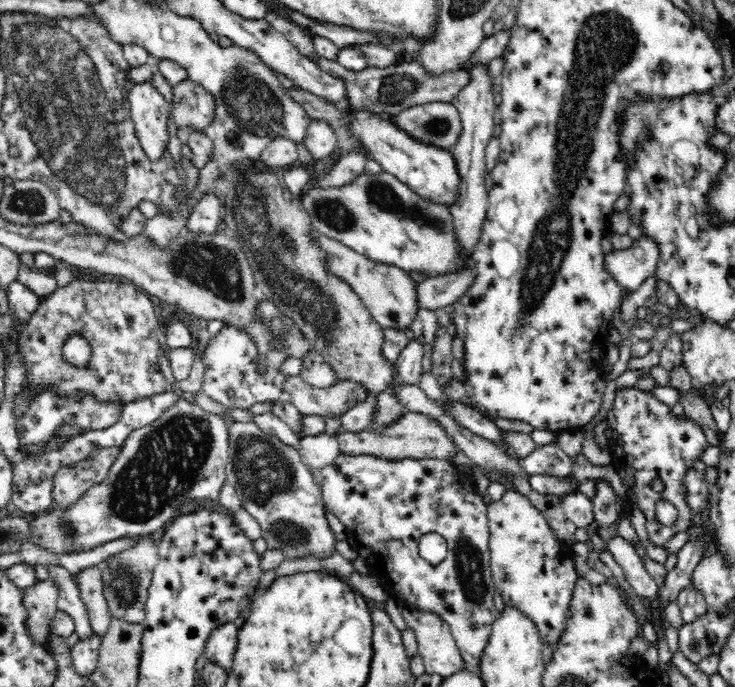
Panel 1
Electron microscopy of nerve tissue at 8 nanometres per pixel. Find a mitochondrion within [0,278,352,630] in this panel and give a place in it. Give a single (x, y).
(165, 471)

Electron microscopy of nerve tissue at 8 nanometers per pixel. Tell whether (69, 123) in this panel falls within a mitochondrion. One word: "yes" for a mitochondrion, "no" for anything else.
yes

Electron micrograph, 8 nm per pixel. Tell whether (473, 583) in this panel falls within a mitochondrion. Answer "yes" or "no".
yes

